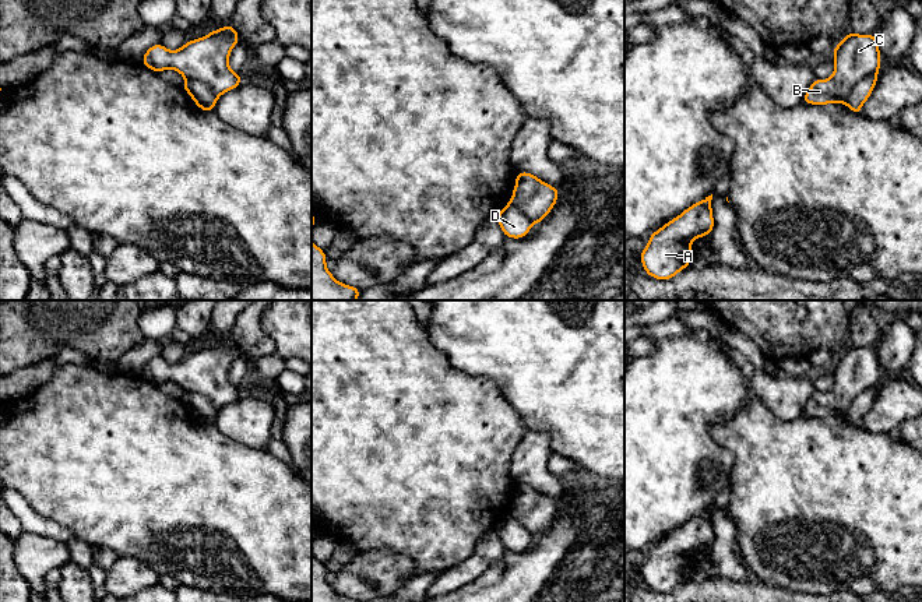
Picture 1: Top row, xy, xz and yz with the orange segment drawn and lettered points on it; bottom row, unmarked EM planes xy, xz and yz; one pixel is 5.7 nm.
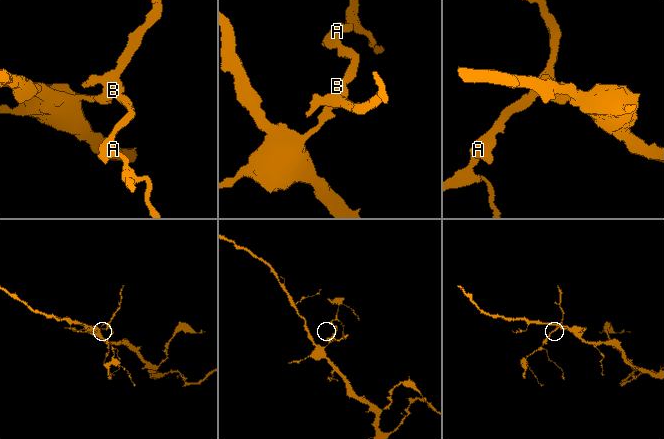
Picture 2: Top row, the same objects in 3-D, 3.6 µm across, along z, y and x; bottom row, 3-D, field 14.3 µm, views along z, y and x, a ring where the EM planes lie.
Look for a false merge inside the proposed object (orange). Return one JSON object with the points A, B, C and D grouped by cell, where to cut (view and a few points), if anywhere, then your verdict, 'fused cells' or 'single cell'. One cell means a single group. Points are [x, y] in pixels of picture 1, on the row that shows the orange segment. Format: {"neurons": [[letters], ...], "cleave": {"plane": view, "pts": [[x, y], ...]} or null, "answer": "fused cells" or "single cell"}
{"neurons": [["A", "B", "C"], ["D"]], "cleave": {"plane": "yz", "pts": [[876, 73], [861, 78], [844, 102]]}, "answer": "fused cells"}

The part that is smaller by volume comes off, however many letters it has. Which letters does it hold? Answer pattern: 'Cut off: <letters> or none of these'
Cut off: A, B, C

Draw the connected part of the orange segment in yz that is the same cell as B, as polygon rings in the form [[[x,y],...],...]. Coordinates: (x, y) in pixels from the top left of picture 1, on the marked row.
[[[849,31],[831,54],[834,74],[828,80],[816,78],[803,95],[805,103],[845,103],[858,81],[880,71],[881,57],[877,35],[858,35]]]

